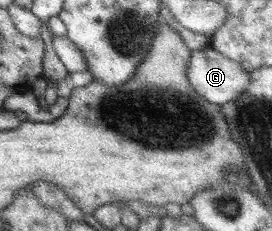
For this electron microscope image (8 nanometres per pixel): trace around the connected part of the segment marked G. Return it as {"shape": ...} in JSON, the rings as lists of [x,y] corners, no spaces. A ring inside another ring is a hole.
{"shape":[[[210,47],[192,52],[186,71],[194,91],[217,106],[232,101],[250,82],[248,70]]]}

